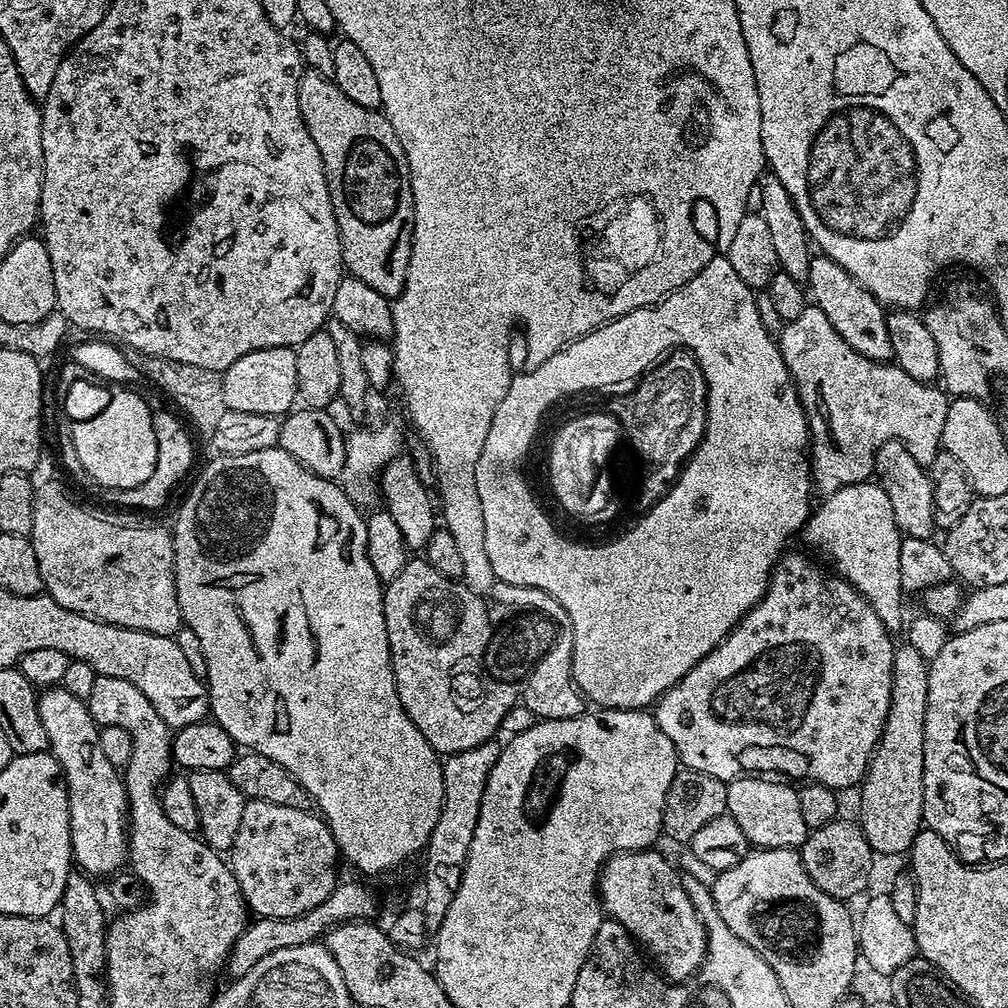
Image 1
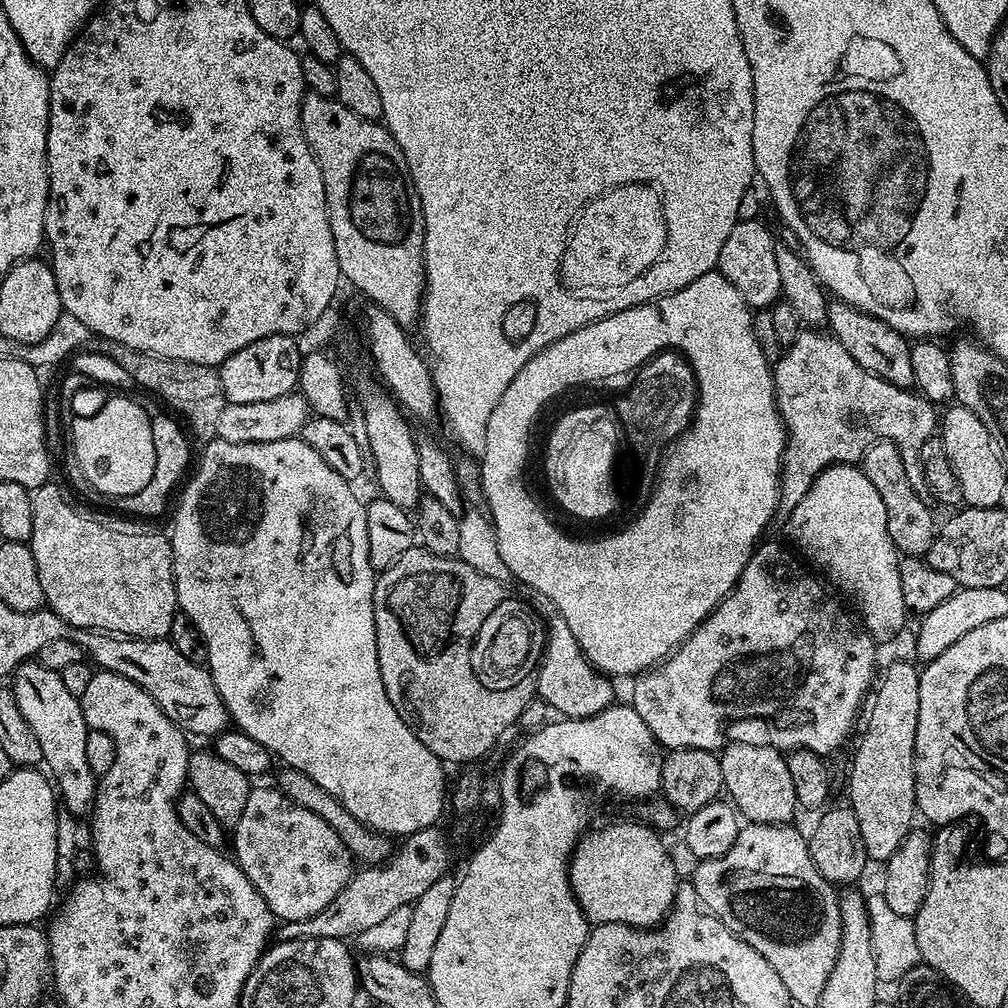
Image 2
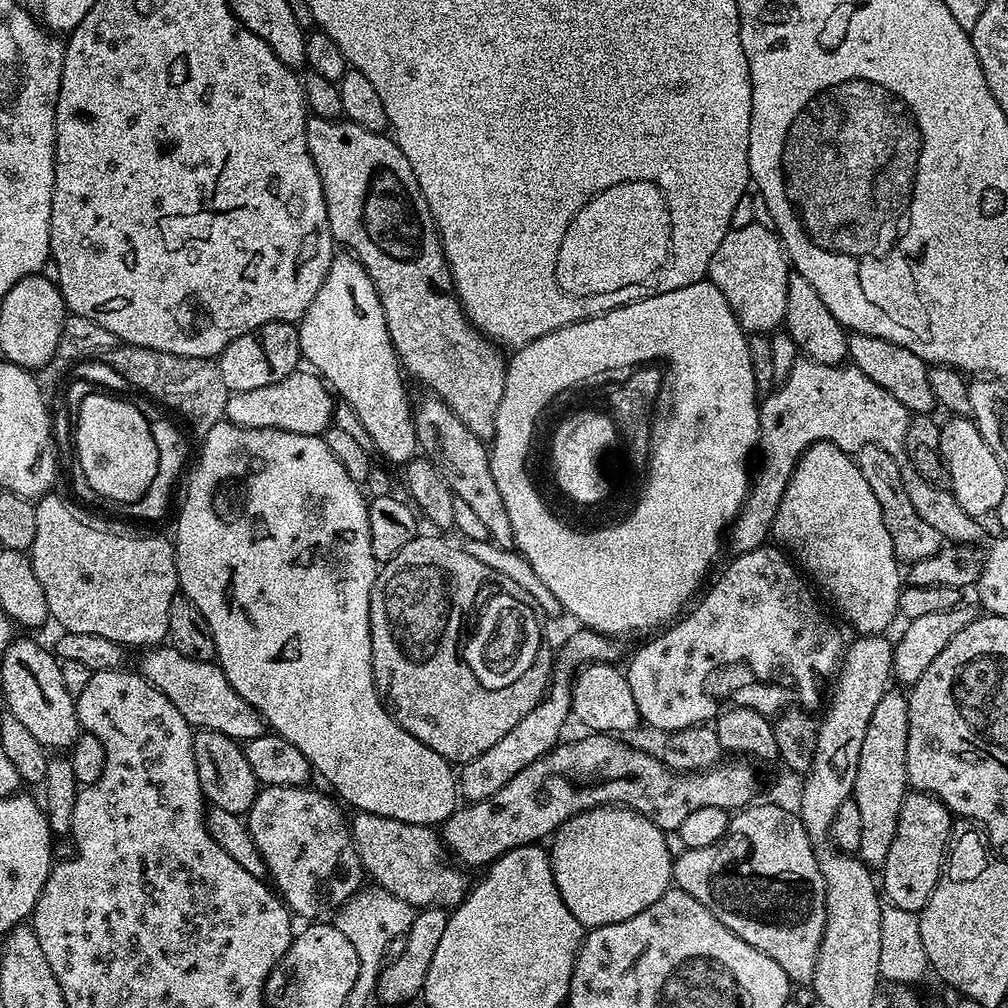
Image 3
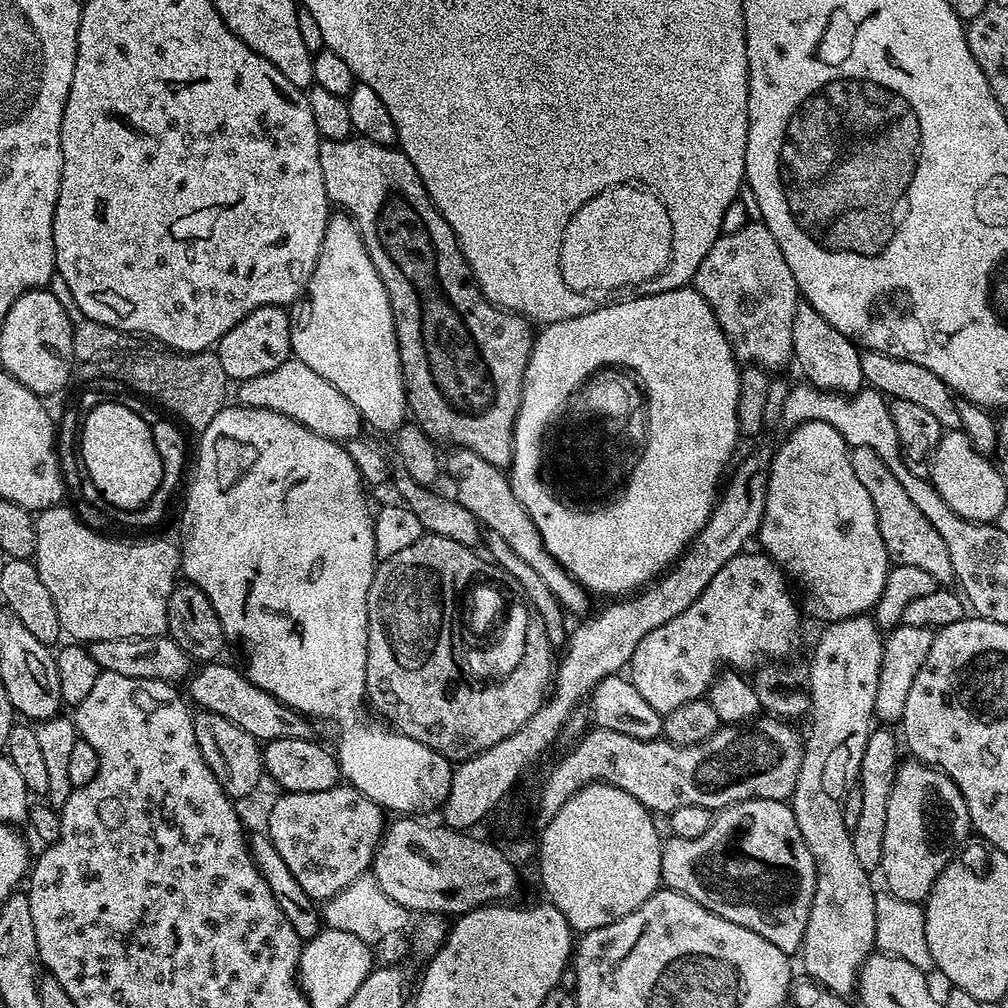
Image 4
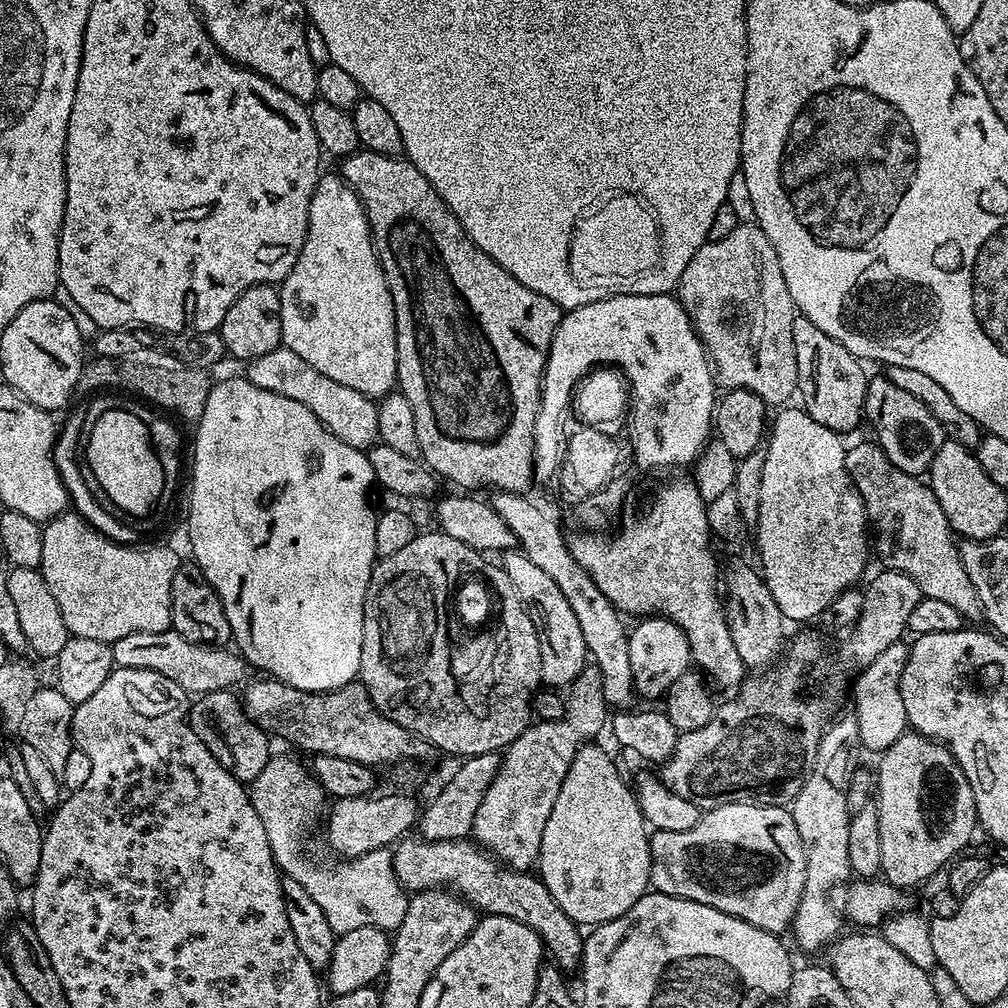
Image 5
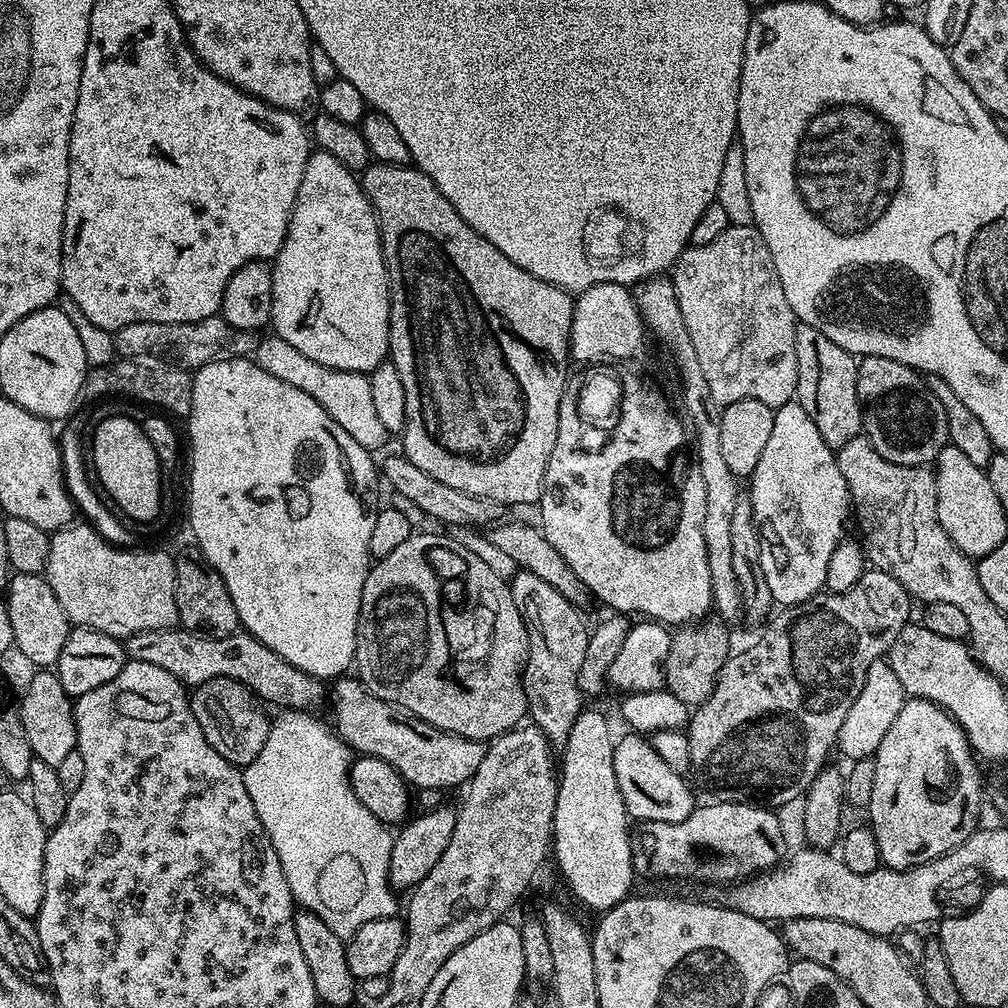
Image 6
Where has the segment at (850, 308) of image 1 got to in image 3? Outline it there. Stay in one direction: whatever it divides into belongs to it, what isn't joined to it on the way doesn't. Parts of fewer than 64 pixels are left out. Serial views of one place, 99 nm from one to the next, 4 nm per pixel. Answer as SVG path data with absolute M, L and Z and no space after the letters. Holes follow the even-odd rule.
M853 332L848 337L848 360L851 367L862 370L862 374L866 374L870 382L878 382L878 386L882 386L886 394L894 394L894 398L898 398L898 402L902 402L902 406L906 406L909 413L932 414L937 411L934 390L930 390L929 365L922 358L918 358L918 354L910 354L906 346L886 342L886 338L874 338L861 332Z

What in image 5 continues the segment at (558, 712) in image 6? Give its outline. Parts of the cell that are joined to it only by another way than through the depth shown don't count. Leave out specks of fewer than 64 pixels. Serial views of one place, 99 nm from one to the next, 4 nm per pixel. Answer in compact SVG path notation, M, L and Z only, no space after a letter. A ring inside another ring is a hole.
M510 550L503 555L502 565L507 577L520 595L520 601L528 610L528 616L536 627L540 643L540 678L545 685L563 689L571 685L589 659L586 638L582 638L582 626L578 626L578 618L574 618L574 610L570 610L570 602L566 602L566 594L558 590L558 582L550 578L544 570L539 569L521 551Z

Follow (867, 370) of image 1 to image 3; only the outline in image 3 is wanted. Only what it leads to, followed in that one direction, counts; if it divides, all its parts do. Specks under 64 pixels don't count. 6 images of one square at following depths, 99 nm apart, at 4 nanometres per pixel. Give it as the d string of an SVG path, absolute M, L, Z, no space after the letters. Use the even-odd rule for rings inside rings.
M807 358L798 359L790 376L786 378L786 382L782 382L775 390L767 393L760 404L760 443L758 445L760 465L757 468L755 465L750 476L748 497L744 499L740 513L730 525L730 531L726 536L727 547L729 544L734 550L733 553L739 554L755 548L763 548L769 543L774 518L778 514L778 502L794 474L796 463L811 444L817 444L823 440L838 446L849 454L859 452L860 448L867 444L873 444L886 450L886 454L890 454L890 458L894 458L895 464L898 465L898 470L902 474L902 482L906 486L906 494L910 494L910 502L914 506L914 510L918 510L918 515L929 526L934 526L934 530L938 530L938 534L945 541L965 546L975 545L975 540L980 540L984 536L984 528L980 525L983 523L977 517L968 516L966 510L962 510L962 506L958 506L951 490L939 484L926 482L922 478L922 474L918 474L918 470L914 470L914 462L910 462L904 449L909 419L908 408L902 406L902 402L898 402L898 398L894 398L894 394L886 394L886 390L882 390L882 386L878 386L878 382L870 382L870 378L866 378L866 374L862 374L862 370L844 364L823 364Z

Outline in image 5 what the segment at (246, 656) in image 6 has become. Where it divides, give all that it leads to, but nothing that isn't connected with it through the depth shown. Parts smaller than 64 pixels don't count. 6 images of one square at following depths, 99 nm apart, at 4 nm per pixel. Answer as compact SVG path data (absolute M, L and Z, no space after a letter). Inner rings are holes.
M135 632L126 634L126 638L118 638L110 646L112 650L112 663L116 668L133 668L134 670L154 670L184 688L188 694L203 694L206 692L223 692L225 690L235 689L235 684L243 685L249 679L250 665L239 651L231 650L224 646L209 646L207 644L195 644L186 642L182 634L173 632Z

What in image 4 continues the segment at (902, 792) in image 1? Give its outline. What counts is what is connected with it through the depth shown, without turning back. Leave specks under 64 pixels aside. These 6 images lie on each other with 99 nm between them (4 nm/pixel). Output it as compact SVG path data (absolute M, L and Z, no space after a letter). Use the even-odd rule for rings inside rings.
M873 727L872 733L868 735L866 750L862 754L862 766L860 767L860 779L858 781L858 787L862 794L862 810L858 813L858 822L850 829L854 854L858 857L858 862L862 862L862 866L869 874L875 873L880 866L882 838L886 834L886 802L888 801L890 790L894 786L894 778L896 777L896 769L898 767L898 759L896 760L896 740L898 744L898 736L897 733L895 736L888 728L891 727Z

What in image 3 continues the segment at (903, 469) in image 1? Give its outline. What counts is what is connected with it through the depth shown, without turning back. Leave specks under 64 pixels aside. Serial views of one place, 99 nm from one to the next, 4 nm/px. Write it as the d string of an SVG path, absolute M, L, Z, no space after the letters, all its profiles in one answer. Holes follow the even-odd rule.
M867 444L855 453L854 459L856 465L862 470L862 478L866 478L870 490L874 490L874 498L878 498L878 506L882 510L886 530L890 530L890 542L896 551L897 561L921 560L930 558L934 553L939 552L942 547L942 537L938 534L938 530L934 530L934 526L929 526L918 515L918 510L914 510L914 506L910 502L910 494L906 494L906 486L902 482L902 474L898 470L894 458L890 458L890 454L886 454L886 450L873 444Z

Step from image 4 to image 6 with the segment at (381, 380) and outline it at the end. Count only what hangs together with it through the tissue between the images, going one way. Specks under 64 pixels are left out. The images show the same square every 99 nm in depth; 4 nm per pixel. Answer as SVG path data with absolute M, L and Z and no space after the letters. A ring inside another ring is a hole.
M319 150L309 155L288 233L271 266L270 324L275 335L290 342L294 350L306 354L306 358L314 358L314 362L322 362L322 366L365 374L371 374L389 359L388 323L392 294L388 287L388 268L384 264L384 245L380 243L380 226L357 173L342 166L338 158L330 158L330 154Z

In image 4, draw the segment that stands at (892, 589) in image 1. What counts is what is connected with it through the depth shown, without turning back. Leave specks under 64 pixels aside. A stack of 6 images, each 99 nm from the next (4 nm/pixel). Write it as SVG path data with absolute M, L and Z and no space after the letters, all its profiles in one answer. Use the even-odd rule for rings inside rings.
M811 420L805 424L795 425L789 432L792 433L781 442L780 449L777 450L776 457L772 460L772 469L769 472L767 469L766 472L766 491L762 496L764 513L758 533L758 541L760 540L761 544L759 547L764 555L771 558L780 567L785 577L791 578L793 581L796 579L816 599L817 606L822 611L829 612L829 617L847 620L849 616L863 616L871 613L886 586L890 561L886 546L882 542L882 534L878 530L878 518L874 514L874 504L870 502L870 494L866 494L866 486L862 486L862 482L858 482L858 474L854 474L850 445L844 441L842 434L838 434L838 430L834 430L834 426L830 426L830 422Z

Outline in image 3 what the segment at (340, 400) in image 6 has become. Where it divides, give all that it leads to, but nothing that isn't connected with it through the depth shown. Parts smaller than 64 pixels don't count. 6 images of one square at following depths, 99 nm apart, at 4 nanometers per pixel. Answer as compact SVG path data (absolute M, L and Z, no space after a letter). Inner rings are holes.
M304 371L291 372L282 378L282 382L258 386L258 390L231 393L224 411L227 423L237 424L239 428L280 428L284 432L307 436L320 436L327 432L334 420L333 393L319 375Z

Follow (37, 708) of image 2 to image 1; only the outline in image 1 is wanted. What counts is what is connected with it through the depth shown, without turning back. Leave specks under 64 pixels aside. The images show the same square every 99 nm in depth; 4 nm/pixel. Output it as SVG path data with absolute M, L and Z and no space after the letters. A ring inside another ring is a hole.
M53 686L45 688L37 699L38 718L42 718L42 727L46 730L48 751L60 764L60 769L68 791L68 821L72 835L72 859L79 871L92 878L105 878L121 871L128 858L128 833L126 817L128 815L128 795L124 792L121 773L102 755L102 746L98 746L100 728L90 714L87 703L65 688Z

